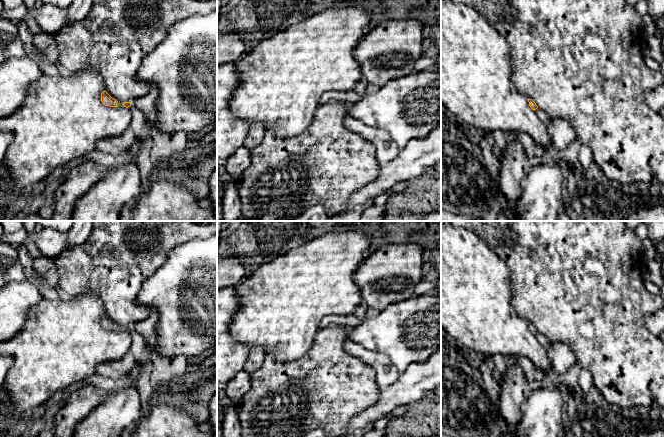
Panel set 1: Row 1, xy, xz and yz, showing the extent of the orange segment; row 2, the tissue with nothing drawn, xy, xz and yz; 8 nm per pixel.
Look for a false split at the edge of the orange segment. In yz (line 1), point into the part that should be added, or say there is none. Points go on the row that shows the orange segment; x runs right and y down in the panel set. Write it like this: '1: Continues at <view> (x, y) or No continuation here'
1: No continuation here

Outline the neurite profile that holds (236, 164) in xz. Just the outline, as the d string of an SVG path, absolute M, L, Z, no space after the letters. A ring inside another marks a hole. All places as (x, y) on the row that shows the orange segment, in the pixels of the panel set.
M243 145L227 159L227 163L222 171L229 179L238 179L250 163L251 150Z

